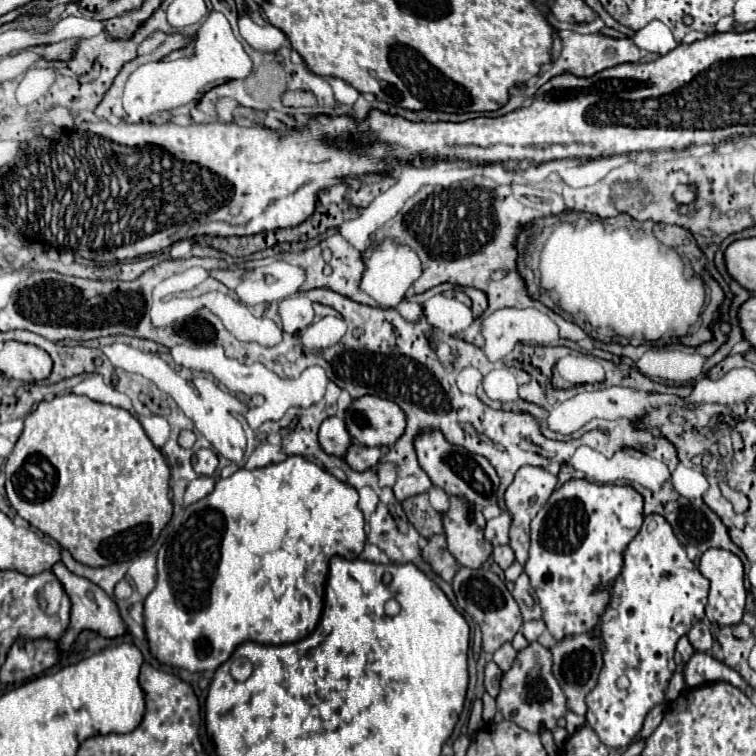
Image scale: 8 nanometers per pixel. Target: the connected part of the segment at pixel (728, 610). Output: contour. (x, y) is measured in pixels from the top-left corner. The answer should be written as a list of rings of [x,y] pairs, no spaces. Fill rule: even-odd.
[[[708,549],[702,557],[700,557],[700,565],[698,565],[700,573],[710,579],[710,595],[708,595],[708,603],[706,603],[706,617],[720,625],[720,627],[732,627],[738,625],[742,621],[744,615],[744,607],[746,607],[746,589],[744,589],[744,567],[742,561],[724,549]]]

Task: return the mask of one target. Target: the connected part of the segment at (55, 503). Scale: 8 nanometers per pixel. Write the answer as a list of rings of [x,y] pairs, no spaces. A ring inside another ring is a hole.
[[[66,393],[66,395],[58,395],[58,397],[50,399],[50,401],[42,401],[36,407],[36,411],[32,411],[26,417],[24,431],[22,431],[14,451],[6,459],[4,475],[6,475],[6,495],[8,495],[10,505],[16,509],[16,513],[22,519],[26,519],[34,529],[38,529],[40,533],[44,533],[44,535],[52,537],[54,541],[58,541],[64,549],[68,549],[74,555],[76,561],[80,561],[84,565],[90,565],[90,567],[104,567],[104,565],[128,561],[128,559],[136,557],[140,551],[150,549],[154,545],[154,541],[158,539],[160,531],[164,529],[164,525],[172,517],[172,501],[168,497],[170,469],[168,469],[162,453],[152,445],[152,441],[144,433],[140,421],[134,415],[130,415],[128,411],[120,409],[120,407],[96,403],[96,401],[88,399],[88,397],[80,397],[80,395],[74,395],[74,393]]]

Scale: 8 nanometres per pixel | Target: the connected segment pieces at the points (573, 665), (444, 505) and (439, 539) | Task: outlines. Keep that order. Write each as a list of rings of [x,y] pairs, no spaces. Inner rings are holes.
[[[596,631],[584,633],[584,635],[568,635],[566,639],[558,641],[552,649],[552,675],[556,675],[556,681],[560,683],[562,691],[566,693],[568,699],[568,709],[574,711],[576,715],[586,715],[586,703],[584,697],[586,693],[596,685],[598,673],[602,669],[602,649],[596,637]]]
[[[432,487],[428,497],[430,497],[430,505],[432,505],[434,509],[438,509],[440,513],[442,513],[442,511],[448,511],[448,495],[446,495],[440,487]]]
[[[434,535],[428,539],[428,545],[422,549],[422,557],[432,565],[432,569],[444,579],[444,581],[452,581],[456,571],[458,571],[458,563],[456,559],[450,555],[448,547],[446,547],[446,537],[444,535]]]

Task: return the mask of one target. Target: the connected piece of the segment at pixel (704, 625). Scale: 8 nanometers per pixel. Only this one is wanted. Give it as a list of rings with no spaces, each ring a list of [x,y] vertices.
[[[704,619],[704,621],[698,621],[690,633],[688,633],[688,639],[692,643],[692,647],[696,651],[710,651],[712,649],[712,633],[710,633],[710,621]]]

